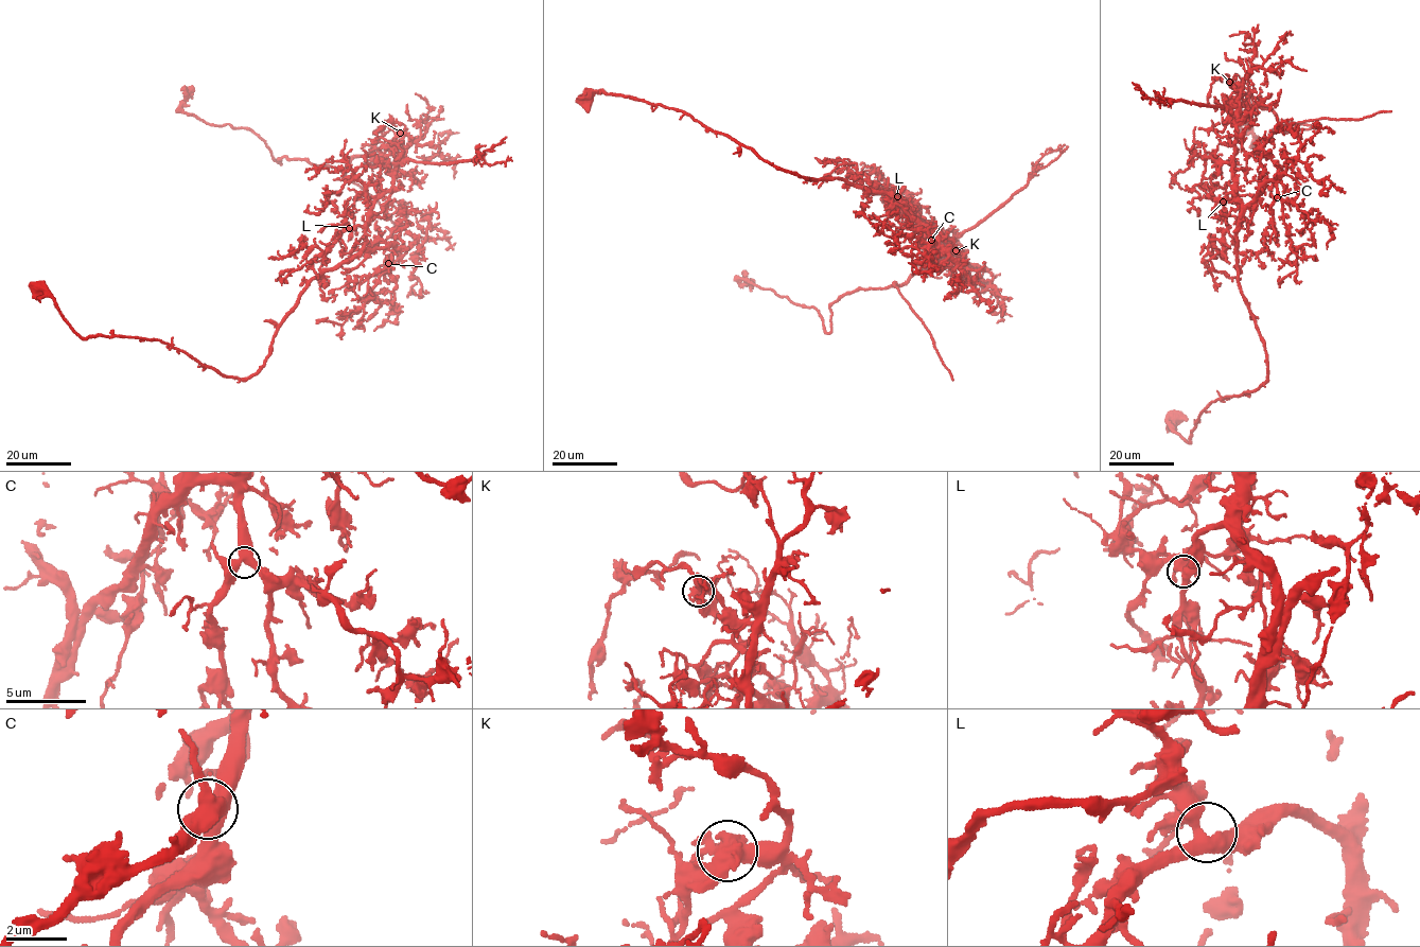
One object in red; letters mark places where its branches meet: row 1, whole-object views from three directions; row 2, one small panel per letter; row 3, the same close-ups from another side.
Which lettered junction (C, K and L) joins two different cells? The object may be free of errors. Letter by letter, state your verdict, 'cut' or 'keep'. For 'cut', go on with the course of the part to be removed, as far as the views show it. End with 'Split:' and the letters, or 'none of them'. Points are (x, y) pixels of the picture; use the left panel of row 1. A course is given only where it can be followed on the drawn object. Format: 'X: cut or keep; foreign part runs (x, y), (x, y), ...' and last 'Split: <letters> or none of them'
C: keep
K: cut; foreign part runs (400, 133), (391, 153), (353, 157), (344, 175), (305, 160), (280, 164), (250, 129), (187, 115), (185, 86)
L: keep
Split: K

